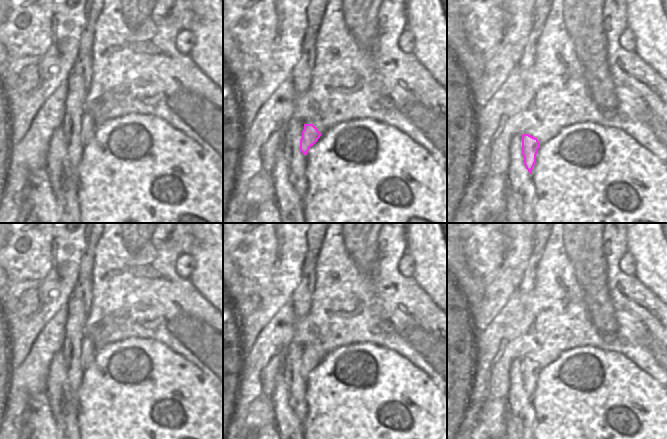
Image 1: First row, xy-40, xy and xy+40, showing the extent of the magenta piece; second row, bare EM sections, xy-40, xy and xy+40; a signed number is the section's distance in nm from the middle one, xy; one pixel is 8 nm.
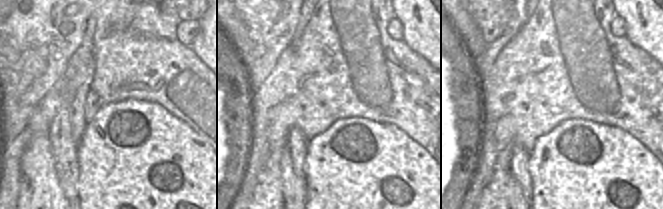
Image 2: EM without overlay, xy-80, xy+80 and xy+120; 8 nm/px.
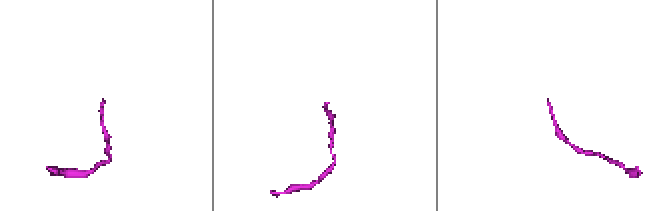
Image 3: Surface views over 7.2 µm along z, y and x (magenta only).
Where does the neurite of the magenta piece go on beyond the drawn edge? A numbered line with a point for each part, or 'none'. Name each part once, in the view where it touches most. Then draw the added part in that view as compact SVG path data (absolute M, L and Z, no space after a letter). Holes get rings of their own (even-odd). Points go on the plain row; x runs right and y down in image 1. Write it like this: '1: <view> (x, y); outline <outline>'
none

